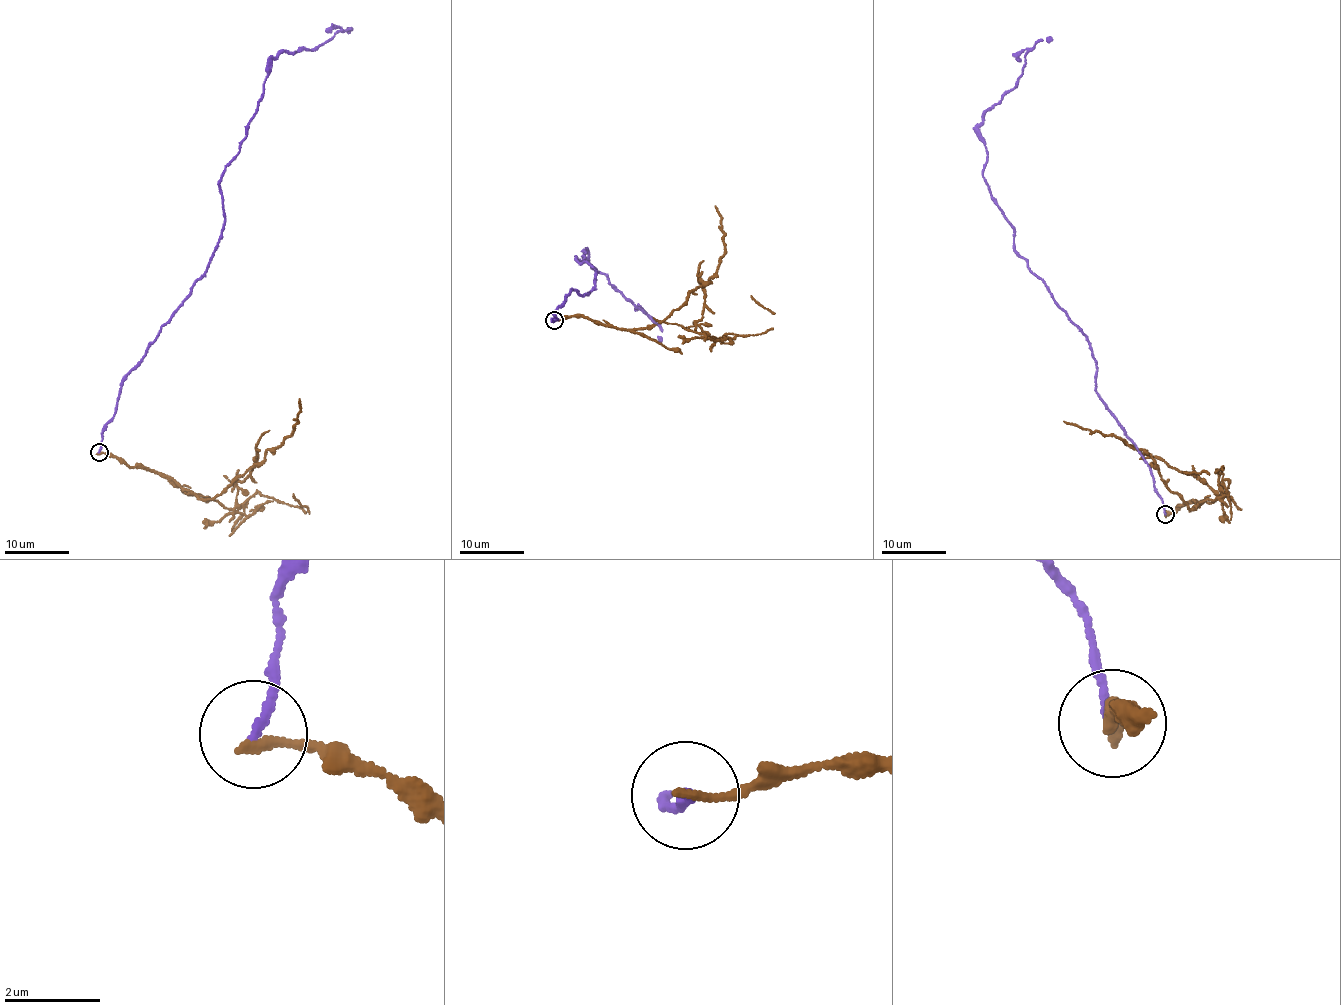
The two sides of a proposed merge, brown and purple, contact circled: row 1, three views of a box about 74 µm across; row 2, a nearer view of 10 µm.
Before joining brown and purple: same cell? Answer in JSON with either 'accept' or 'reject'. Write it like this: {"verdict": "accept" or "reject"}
{"verdict": "reject"}

